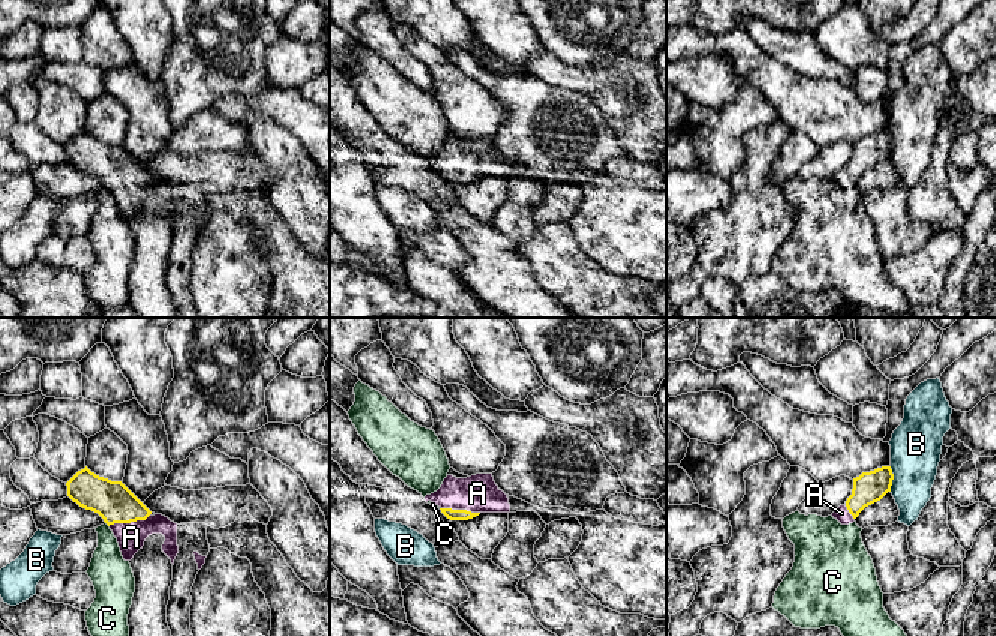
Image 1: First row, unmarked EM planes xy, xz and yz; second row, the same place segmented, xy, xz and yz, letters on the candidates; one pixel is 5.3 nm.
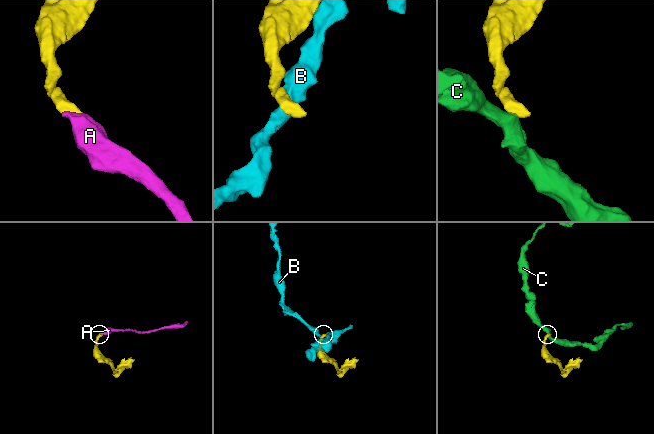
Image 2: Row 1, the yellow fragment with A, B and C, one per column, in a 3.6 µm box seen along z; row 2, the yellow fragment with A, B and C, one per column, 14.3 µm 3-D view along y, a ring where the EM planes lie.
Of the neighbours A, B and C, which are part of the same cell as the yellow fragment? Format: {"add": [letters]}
{"add": ["A"]}

